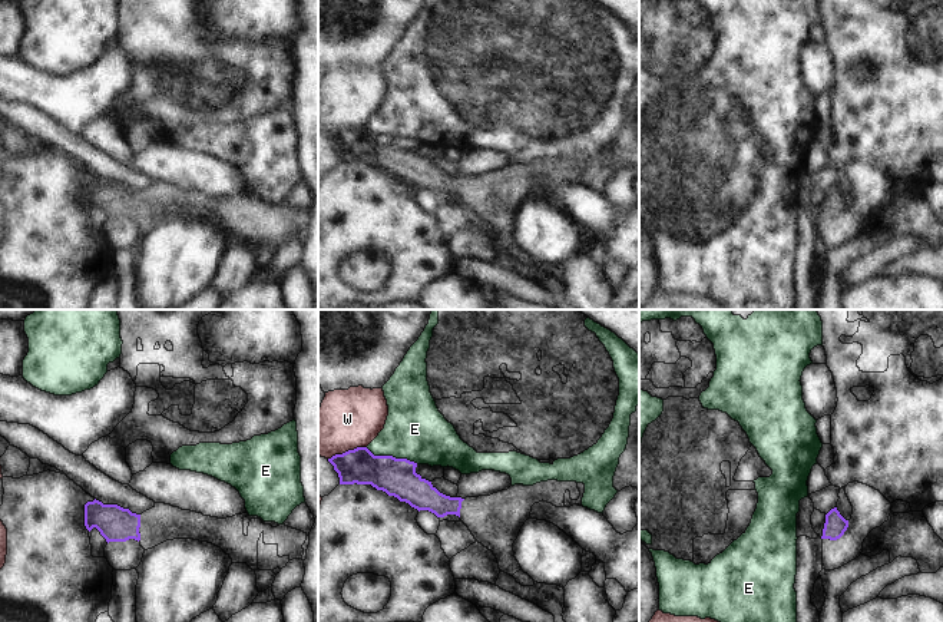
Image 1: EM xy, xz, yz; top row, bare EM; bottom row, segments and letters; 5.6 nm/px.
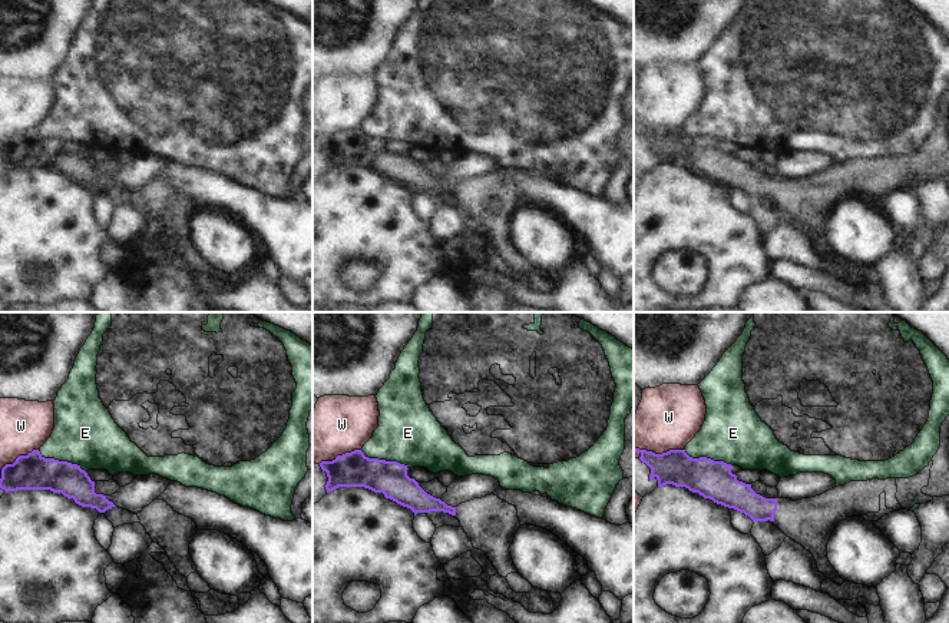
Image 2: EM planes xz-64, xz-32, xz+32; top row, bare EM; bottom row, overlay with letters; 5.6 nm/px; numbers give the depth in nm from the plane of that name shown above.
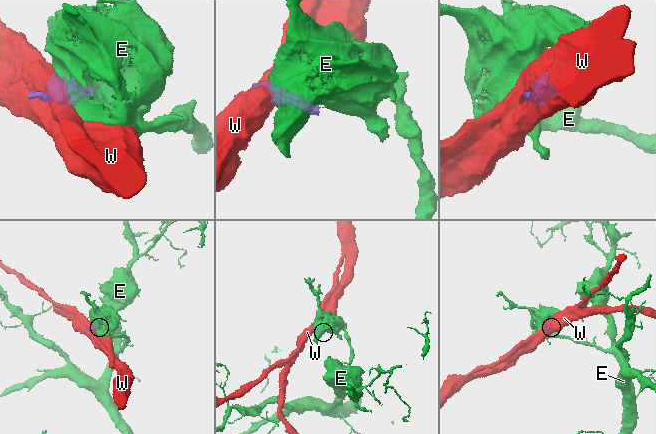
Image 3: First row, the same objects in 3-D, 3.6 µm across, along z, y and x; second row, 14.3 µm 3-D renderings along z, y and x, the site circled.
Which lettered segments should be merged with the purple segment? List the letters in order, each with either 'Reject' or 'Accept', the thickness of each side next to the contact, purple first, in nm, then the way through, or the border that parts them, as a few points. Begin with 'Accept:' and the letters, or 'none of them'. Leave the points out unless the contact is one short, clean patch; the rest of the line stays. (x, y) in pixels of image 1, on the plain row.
Accept: none of them
E: Reject. Thickness 220 nm (purple) against 340 nm. Boundary: xz (366, 126), (374, 134), (391, 134), (417, 142)
W: Reject. Thickness 200 nm (purple) against 340 nm. Boundary: xz (366, 125), (336, 132), (328, 138)

